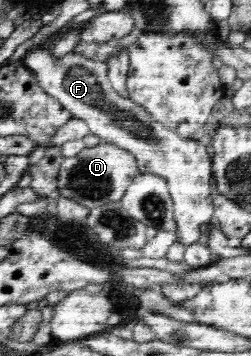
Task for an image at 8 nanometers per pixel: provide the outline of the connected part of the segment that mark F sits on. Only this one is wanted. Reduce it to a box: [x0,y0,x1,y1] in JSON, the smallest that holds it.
[20,44,215,246]

